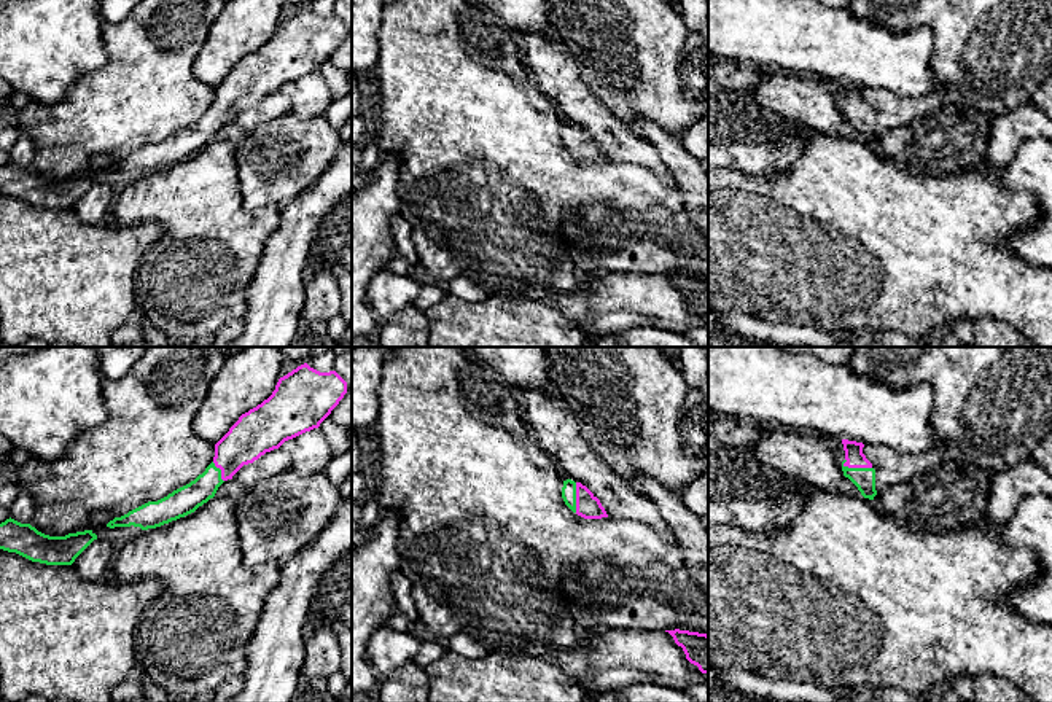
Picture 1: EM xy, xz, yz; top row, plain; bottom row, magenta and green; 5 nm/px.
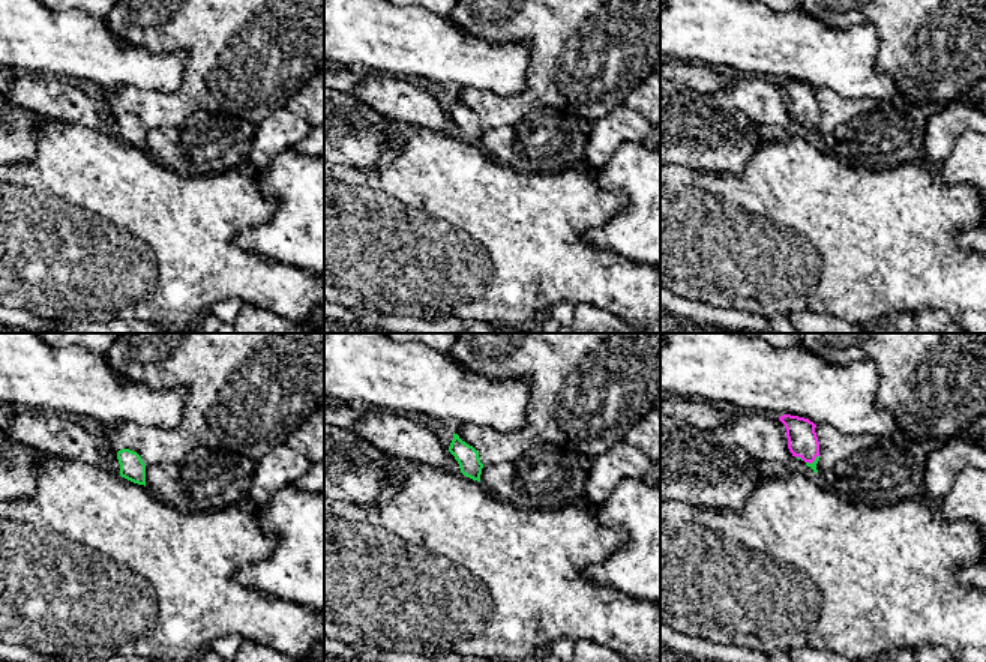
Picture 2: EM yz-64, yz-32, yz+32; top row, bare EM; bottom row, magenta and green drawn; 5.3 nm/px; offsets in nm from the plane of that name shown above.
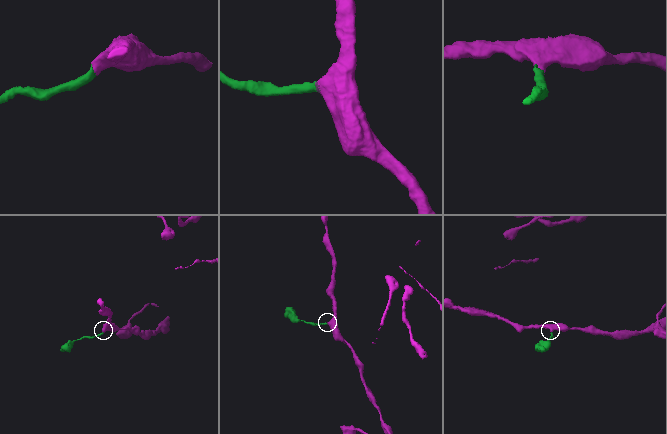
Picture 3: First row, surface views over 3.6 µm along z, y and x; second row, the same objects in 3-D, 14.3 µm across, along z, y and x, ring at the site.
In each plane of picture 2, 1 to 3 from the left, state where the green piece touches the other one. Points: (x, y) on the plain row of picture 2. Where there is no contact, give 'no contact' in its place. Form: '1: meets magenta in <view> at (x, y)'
1: no contact
2: no contact
3: meets magenta in yz+32 at (812, 125)

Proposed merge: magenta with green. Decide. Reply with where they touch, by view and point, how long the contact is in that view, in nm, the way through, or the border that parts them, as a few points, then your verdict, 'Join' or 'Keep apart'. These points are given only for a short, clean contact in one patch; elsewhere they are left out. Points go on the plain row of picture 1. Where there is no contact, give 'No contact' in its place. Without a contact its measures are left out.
Touches magenta at yz (857, 110). Shared border 150 nm. Path across: yz (853, 94), (857, 110), (863, 121). Join

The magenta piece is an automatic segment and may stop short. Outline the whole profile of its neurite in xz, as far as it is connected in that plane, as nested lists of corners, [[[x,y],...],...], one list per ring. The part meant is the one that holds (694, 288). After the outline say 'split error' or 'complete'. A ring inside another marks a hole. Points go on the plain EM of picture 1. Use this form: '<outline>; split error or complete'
[[[665,274],[675,287],[683,291],[686,302],[697,309],[702,317],[708,317],[708,279],[689,274]]]; complete

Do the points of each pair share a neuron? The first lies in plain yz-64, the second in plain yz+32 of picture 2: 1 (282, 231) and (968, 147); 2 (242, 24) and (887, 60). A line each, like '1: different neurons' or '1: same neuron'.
1: same neuron
2: same neuron

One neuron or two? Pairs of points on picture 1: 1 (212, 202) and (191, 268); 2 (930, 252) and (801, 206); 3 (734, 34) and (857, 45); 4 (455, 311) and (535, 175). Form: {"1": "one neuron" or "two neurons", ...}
{"1": "one neuron", "2": "one neuron", "3": "one neuron", "4": "two neurons"}

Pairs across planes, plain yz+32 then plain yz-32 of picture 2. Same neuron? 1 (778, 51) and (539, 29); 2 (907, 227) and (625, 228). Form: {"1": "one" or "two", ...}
{"1": "two", "2": "two"}

